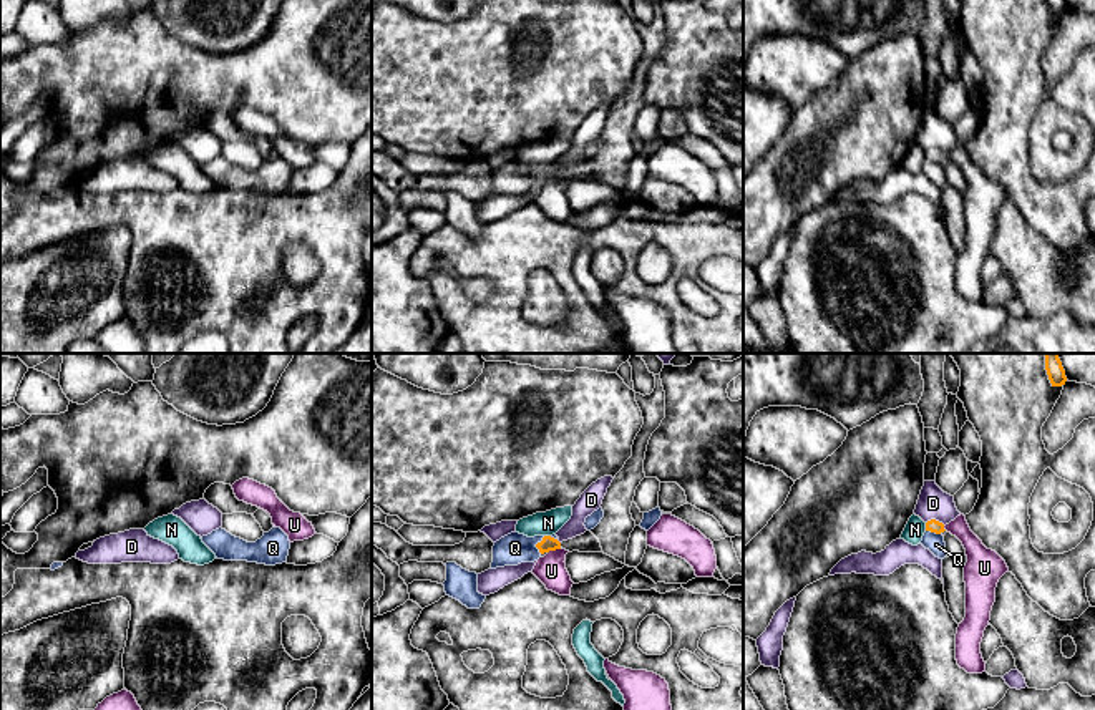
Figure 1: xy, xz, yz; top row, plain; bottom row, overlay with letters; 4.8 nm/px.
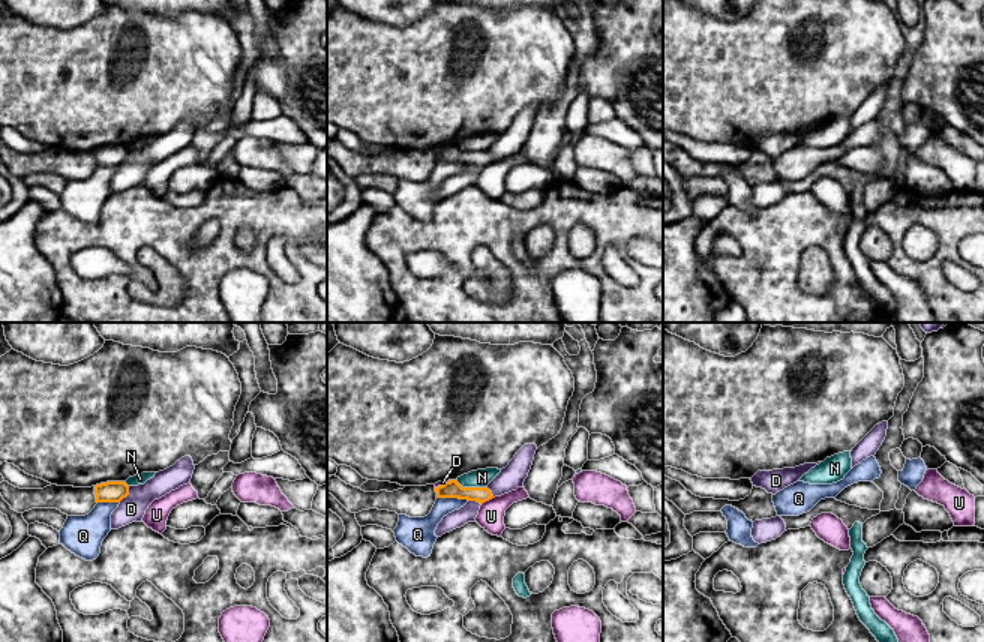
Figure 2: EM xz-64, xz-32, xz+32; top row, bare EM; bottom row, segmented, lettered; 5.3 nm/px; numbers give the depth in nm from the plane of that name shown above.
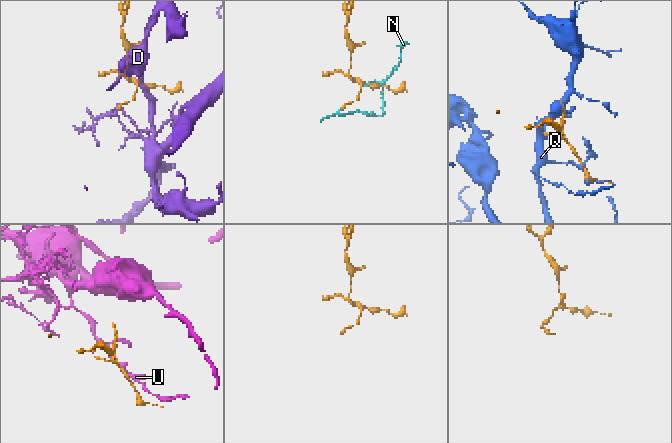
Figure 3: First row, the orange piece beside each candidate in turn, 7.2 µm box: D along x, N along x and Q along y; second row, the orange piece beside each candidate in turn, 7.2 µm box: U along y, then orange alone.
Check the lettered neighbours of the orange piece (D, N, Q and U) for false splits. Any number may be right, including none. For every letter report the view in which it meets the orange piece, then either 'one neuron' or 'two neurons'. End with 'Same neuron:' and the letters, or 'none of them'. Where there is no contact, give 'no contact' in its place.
D: yz | two neurons
N: yz | two neurons
Q: xz | two neurons
U: xz | two neurons
Same neuron: none of them

